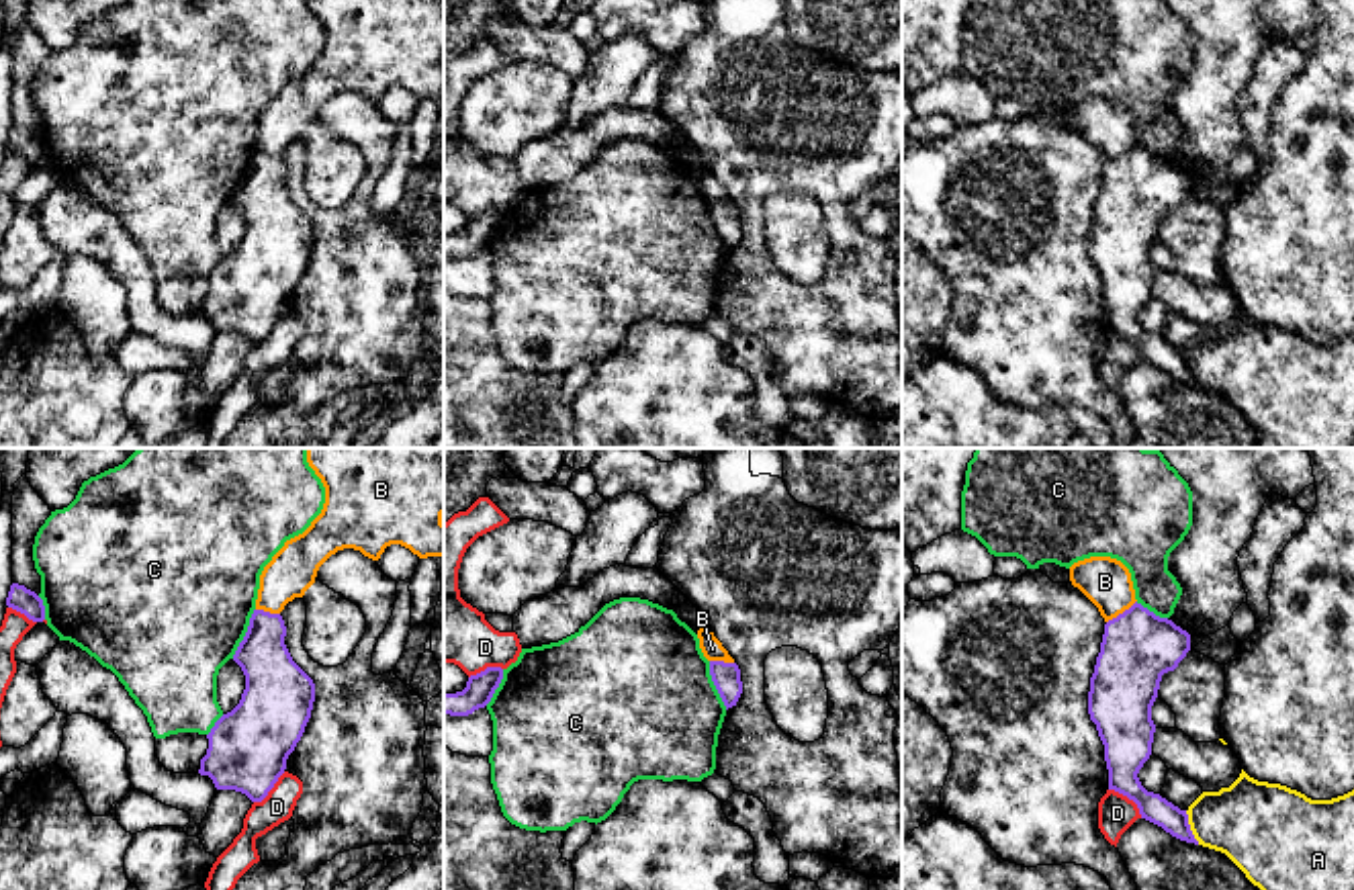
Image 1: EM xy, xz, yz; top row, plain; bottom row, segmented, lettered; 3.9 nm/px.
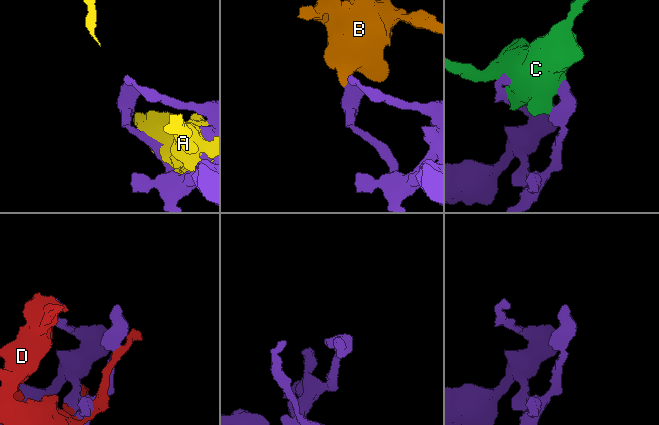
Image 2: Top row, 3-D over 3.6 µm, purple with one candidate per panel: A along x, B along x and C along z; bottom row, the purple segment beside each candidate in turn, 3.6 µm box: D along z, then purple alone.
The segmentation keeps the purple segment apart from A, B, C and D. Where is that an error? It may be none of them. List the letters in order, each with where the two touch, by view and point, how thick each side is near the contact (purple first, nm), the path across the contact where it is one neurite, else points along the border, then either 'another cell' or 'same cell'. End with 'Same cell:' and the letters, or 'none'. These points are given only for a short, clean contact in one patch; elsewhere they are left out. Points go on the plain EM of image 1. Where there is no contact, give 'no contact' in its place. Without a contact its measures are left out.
A: yz (1189, 369) | 110/320 nm | another cell
B: yz (1123, 154) | 300/190 nm | along yz (1136, 142), (1107, 164) | another cell
C: xy (246, 174) | 240/480 nm | another cell
D: yz (1130, 340) | 200/150 nm | another cell
Same cell: none

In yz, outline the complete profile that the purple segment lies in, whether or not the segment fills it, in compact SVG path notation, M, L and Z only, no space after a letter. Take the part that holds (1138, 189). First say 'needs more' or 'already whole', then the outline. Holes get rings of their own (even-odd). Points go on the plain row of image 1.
already whole | M1135 143L1104 166L1090 219L1088 256L1104 286L1109 331L1133 342L1141 360L1180 383L1199 387L1186 352L1147 333L1137 319L1152 297L1156 274L1152 248L1162 217L1174 213L1188 192L1186 172Z

